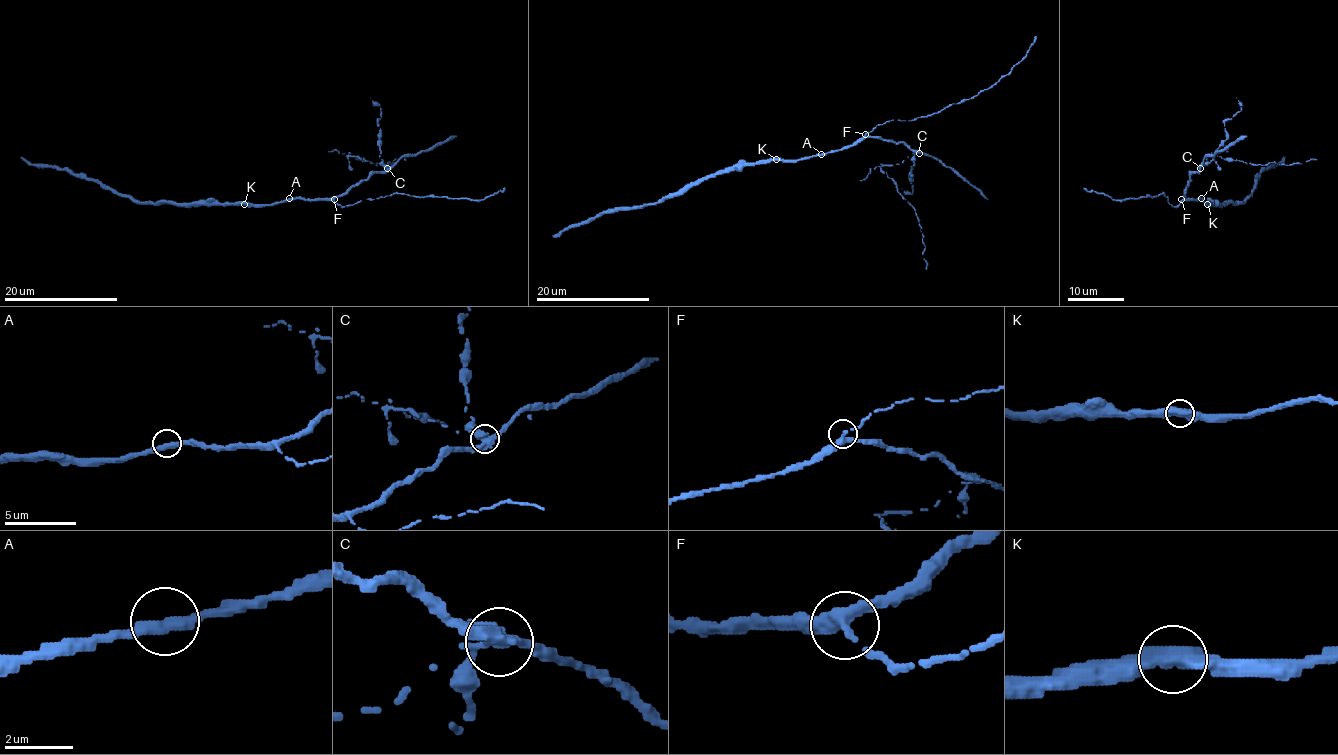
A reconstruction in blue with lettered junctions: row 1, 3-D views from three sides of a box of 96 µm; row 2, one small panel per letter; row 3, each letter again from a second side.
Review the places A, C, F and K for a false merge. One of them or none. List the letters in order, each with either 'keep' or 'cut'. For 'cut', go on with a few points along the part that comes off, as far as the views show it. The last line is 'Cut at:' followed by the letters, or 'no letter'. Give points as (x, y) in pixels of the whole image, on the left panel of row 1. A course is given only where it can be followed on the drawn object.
A: keep
C: cut; course (387, 168), (383, 164), (376, 165), (351, 155), (382, 165), (392, 164), (395, 160)
F: keep
K: keep
Cut at: C

